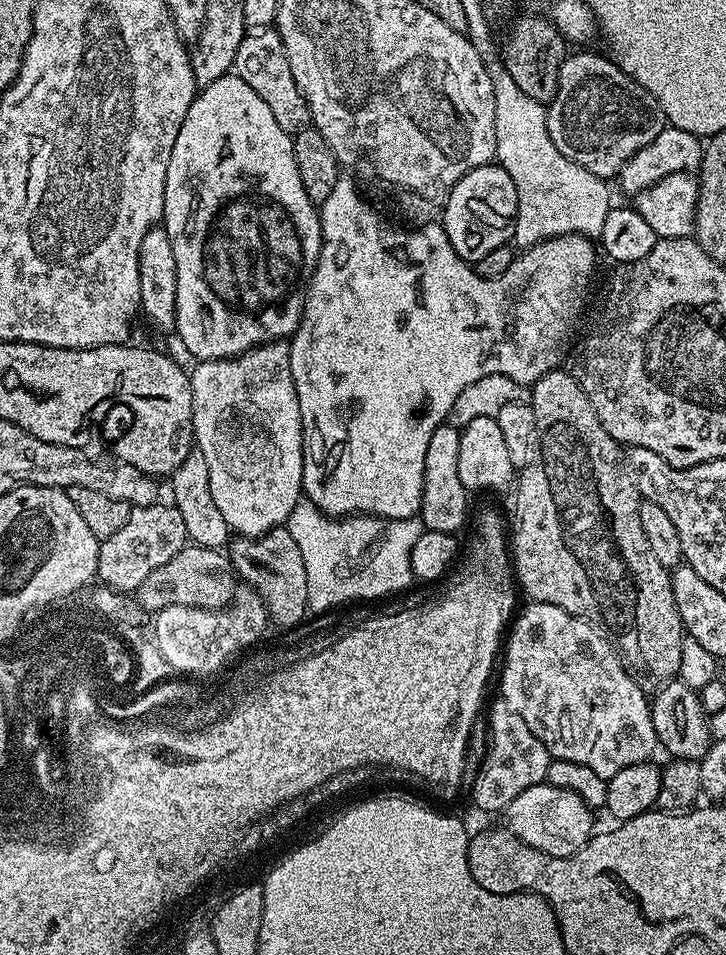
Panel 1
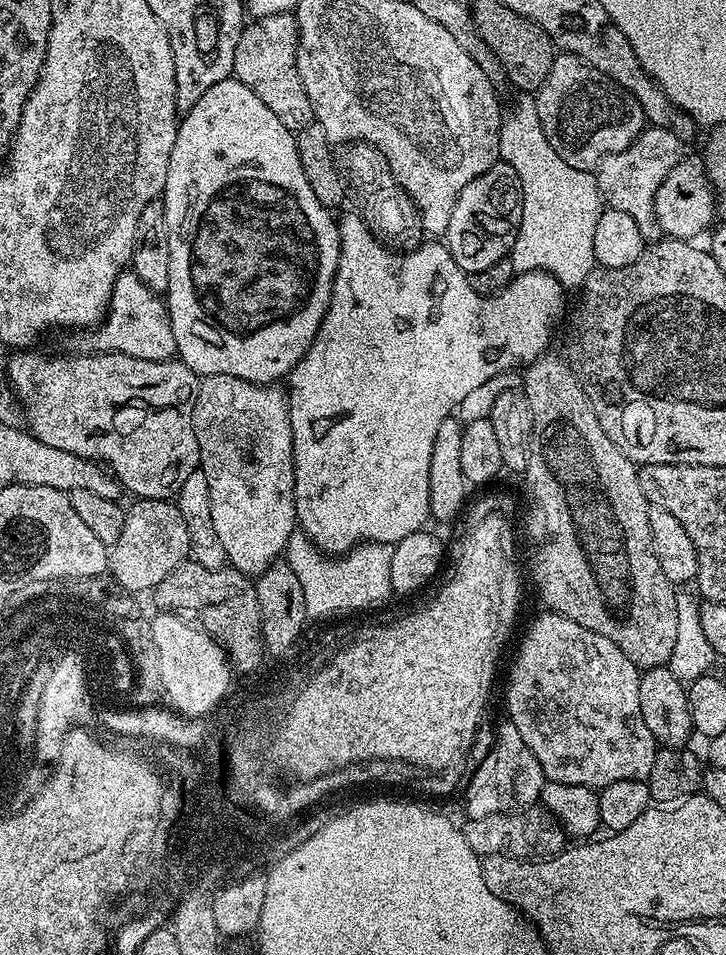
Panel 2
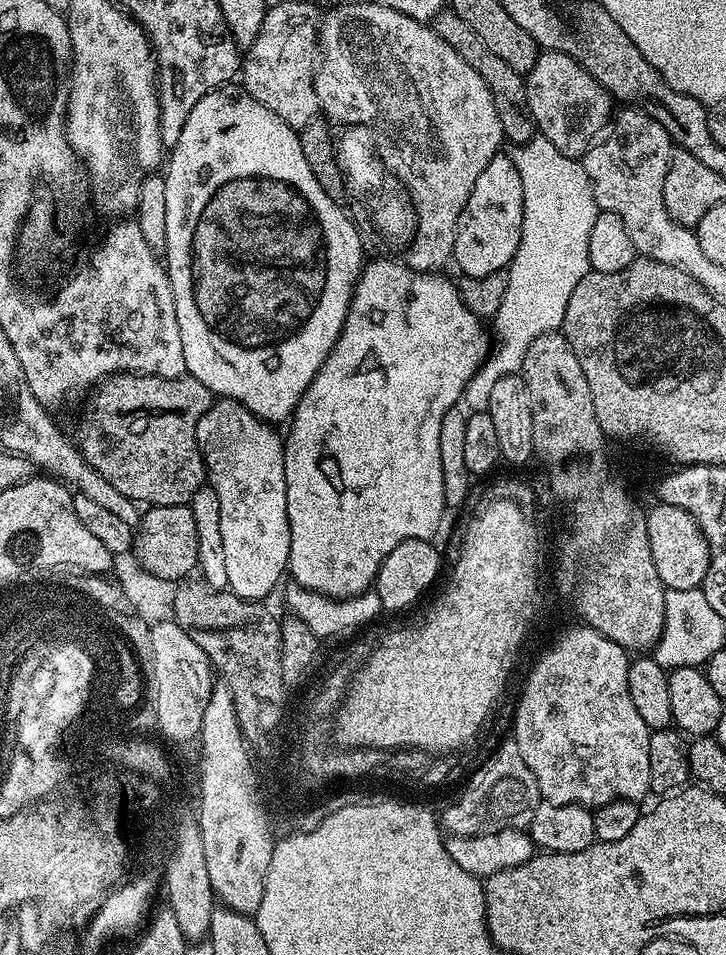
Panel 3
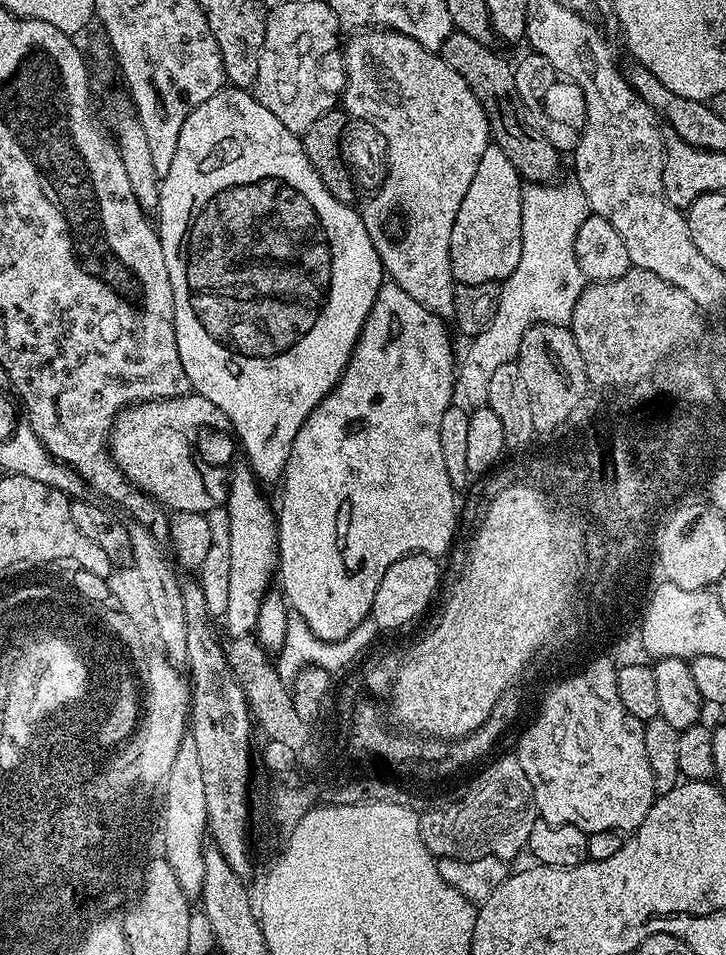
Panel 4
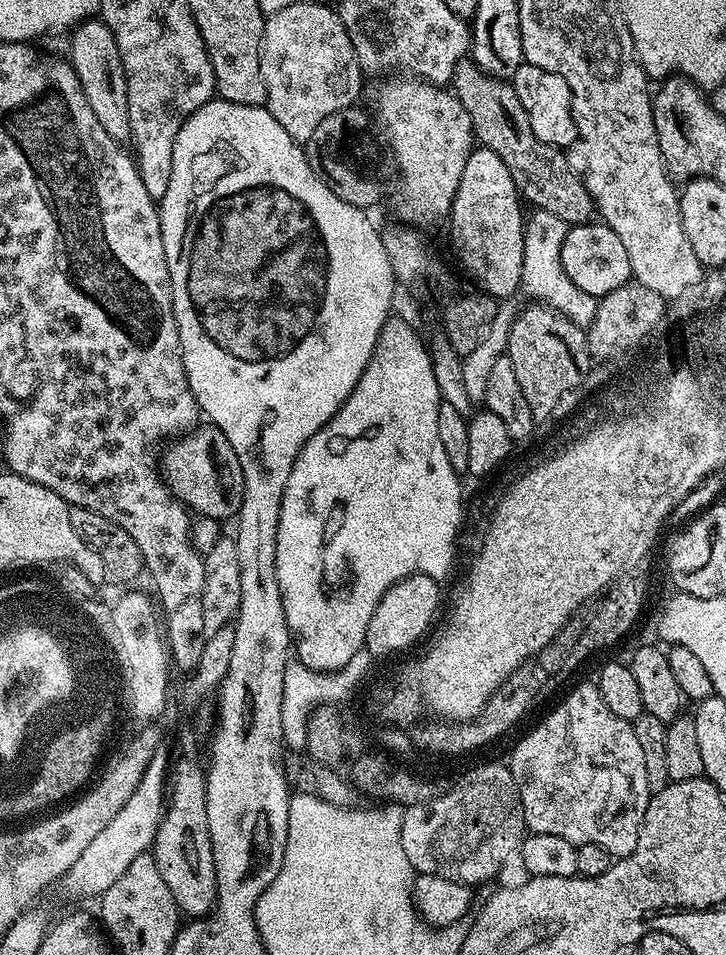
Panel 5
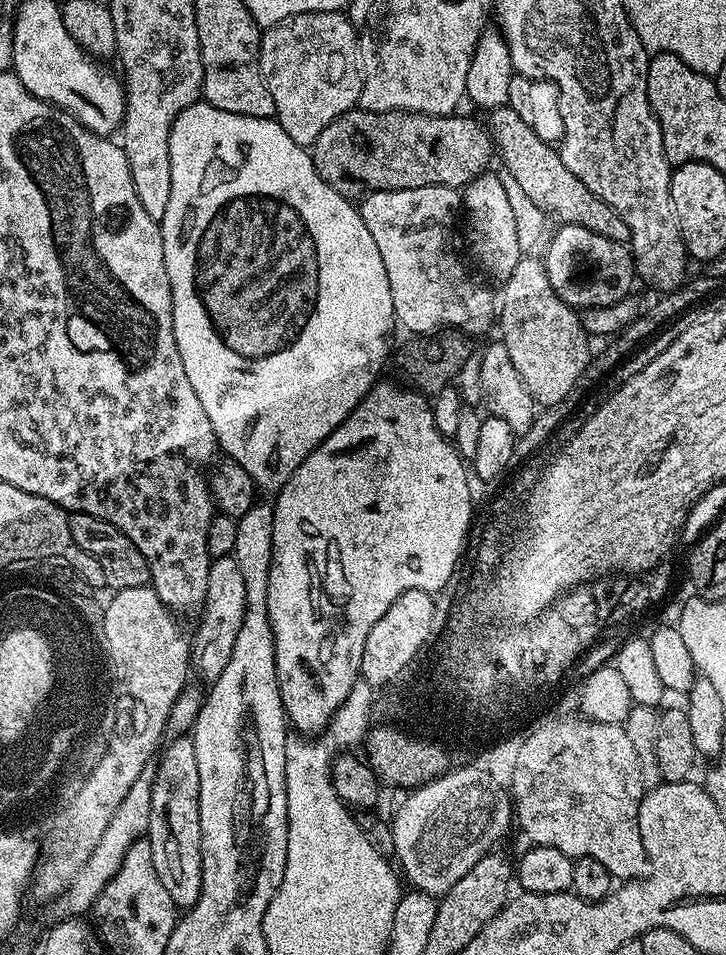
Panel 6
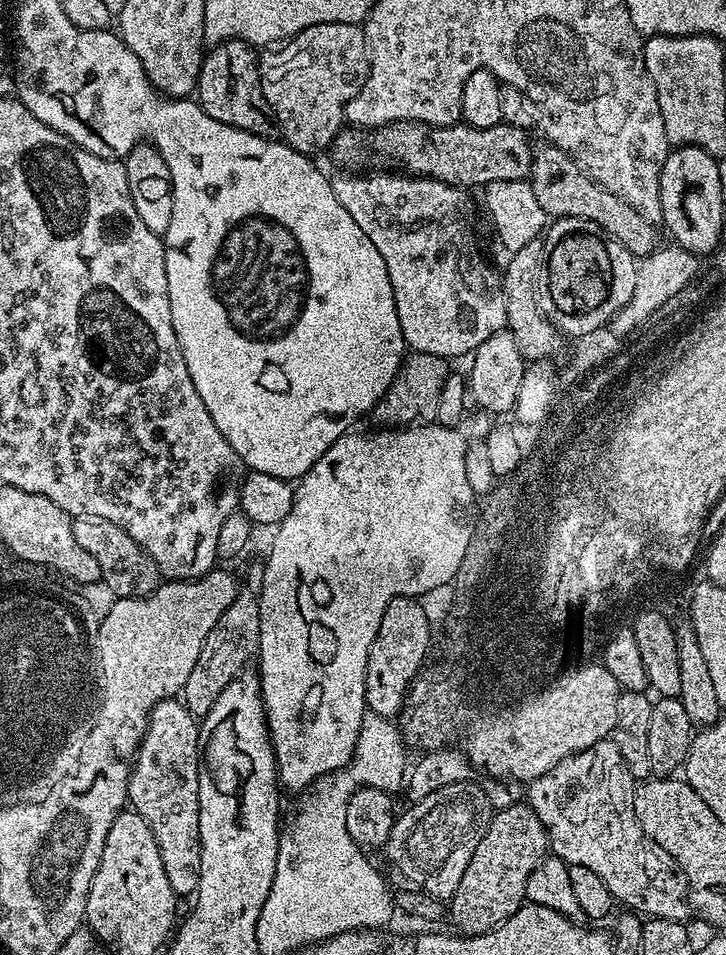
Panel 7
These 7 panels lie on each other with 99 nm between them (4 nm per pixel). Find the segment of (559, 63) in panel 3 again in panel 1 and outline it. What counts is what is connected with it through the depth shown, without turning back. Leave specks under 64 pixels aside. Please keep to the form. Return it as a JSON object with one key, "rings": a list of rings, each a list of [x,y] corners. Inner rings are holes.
{"rings":[[[576,50],[565,55],[564,65],[558,74],[558,90],[552,101],[546,105],[548,113],[548,129],[550,138],[554,138],[554,146],[570,158],[570,162],[578,162],[590,174],[601,178],[615,177],[631,161],[638,150],[645,148],[666,126],[664,111],[658,106],[656,99],[645,88],[638,86],[607,55],[595,56],[592,50]]]}

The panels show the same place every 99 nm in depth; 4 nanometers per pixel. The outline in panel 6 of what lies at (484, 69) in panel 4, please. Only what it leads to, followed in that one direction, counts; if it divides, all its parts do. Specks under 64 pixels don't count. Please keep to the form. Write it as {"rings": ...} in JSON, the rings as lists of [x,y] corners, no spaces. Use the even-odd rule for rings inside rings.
{"rings":[[[507,106],[502,108],[491,109],[487,113],[486,127],[489,134],[492,135],[492,143],[495,151],[498,153],[498,160],[502,165],[503,171],[509,172],[511,177],[519,183],[531,201],[535,203],[540,210],[544,212],[546,217],[551,218],[557,225],[569,224],[570,226],[586,226],[586,230],[594,230],[594,234],[602,234],[602,238],[610,238],[614,242],[627,245],[630,241],[630,226],[626,226],[626,222],[620,220],[619,214],[611,208],[606,202],[602,202],[602,198],[598,198],[589,188],[578,178],[574,178],[574,174],[570,174],[570,170],[566,170],[566,162],[562,162],[559,151],[555,147],[552,148],[539,135],[537,129],[531,128],[526,122],[522,122],[522,118],[518,118],[518,114],[513,108]]]}

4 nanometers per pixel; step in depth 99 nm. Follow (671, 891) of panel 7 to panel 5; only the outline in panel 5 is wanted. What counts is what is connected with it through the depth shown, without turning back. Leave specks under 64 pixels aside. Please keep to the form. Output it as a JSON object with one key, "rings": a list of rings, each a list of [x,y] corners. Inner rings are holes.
{"rings":[[[592,682],[592,684],[580,684],[577,688],[570,689],[565,694],[564,701],[549,716],[544,716],[541,720],[537,719],[533,728],[536,729],[536,732],[533,731],[532,735],[521,735],[517,744],[513,743],[510,748],[514,752],[514,760],[510,763],[512,777],[516,779],[516,785],[520,787],[520,801],[527,831],[529,833],[554,834],[558,838],[566,838],[566,842],[574,845],[593,843],[596,846],[602,846],[612,858],[629,856],[638,846],[638,834],[640,827],[644,825],[644,815],[650,799],[646,782],[646,761],[642,758],[642,745],[638,743],[638,738],[634,734],[632,721],[618,718],[618,714],[614,714],[610,710],[610,706],[606,706],[600,693],[599,683]]]}

